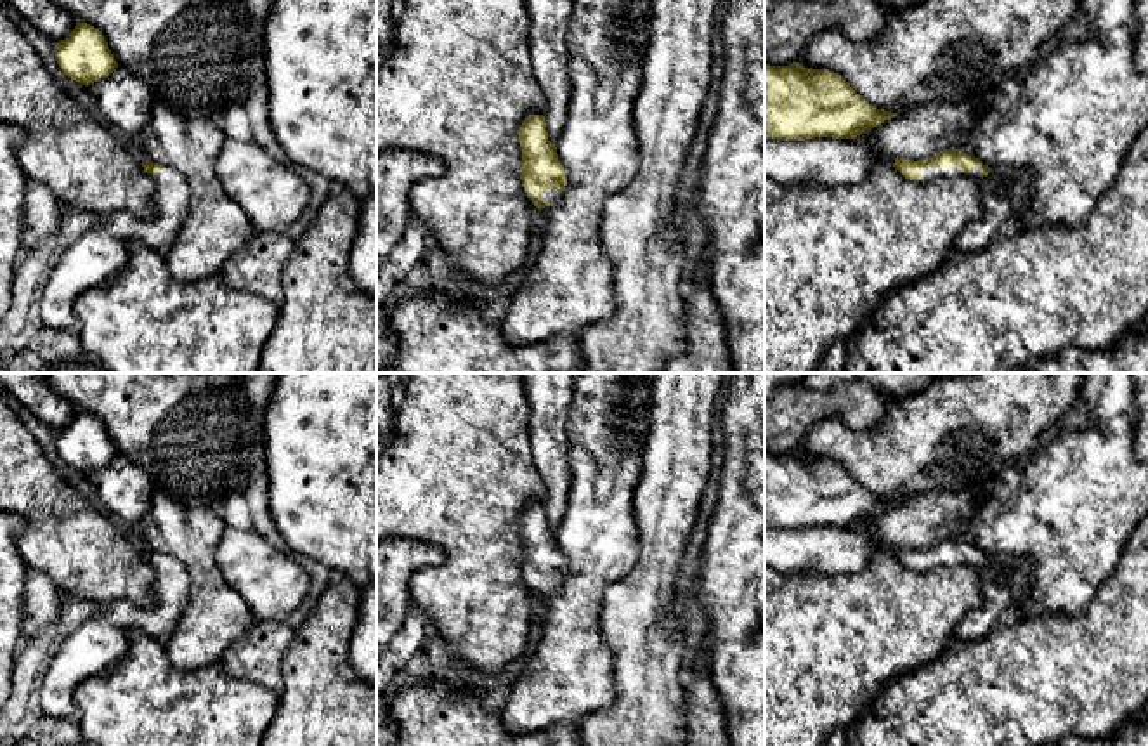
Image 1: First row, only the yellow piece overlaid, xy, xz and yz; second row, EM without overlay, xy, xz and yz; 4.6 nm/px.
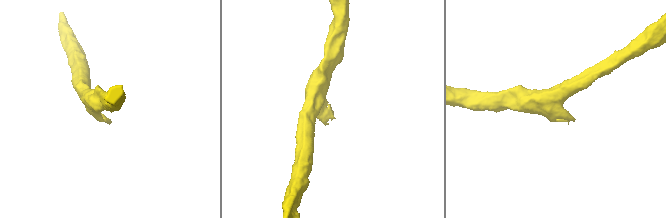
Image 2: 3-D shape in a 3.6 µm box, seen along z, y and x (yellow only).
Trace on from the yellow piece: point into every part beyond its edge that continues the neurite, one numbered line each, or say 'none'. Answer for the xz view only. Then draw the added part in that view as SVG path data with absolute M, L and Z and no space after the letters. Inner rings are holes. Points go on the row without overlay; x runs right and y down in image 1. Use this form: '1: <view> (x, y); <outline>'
1: xz (554, 583); M551 576L550 579L543 579L541 583L539 583L539 586L543 588L543 590L550 590L550 592L553 592L553 593L557 593L560 588L562 588L562 579L558 578L558 576Z

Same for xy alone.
1: xy (99, 642); M161 555L154 567L154 600L149 605L128 600L102 605L62 642L47 663L38 684L43 717L76 718L73 697L76 687L125 656L132 630L142 630L158 640L173 633L189 599L189 571L170 555Z

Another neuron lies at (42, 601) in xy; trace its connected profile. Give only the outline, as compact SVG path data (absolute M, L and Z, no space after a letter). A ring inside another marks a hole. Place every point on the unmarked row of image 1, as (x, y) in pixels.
M28 569L24 585L24 618L21 637L29 638L50 625L61 614L62 597L45 573Z

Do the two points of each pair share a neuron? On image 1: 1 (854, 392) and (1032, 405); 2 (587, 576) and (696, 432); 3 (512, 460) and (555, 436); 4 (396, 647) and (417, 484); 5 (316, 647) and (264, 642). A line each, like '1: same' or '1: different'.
1: different
2: different
3: different
4: different
5: different

